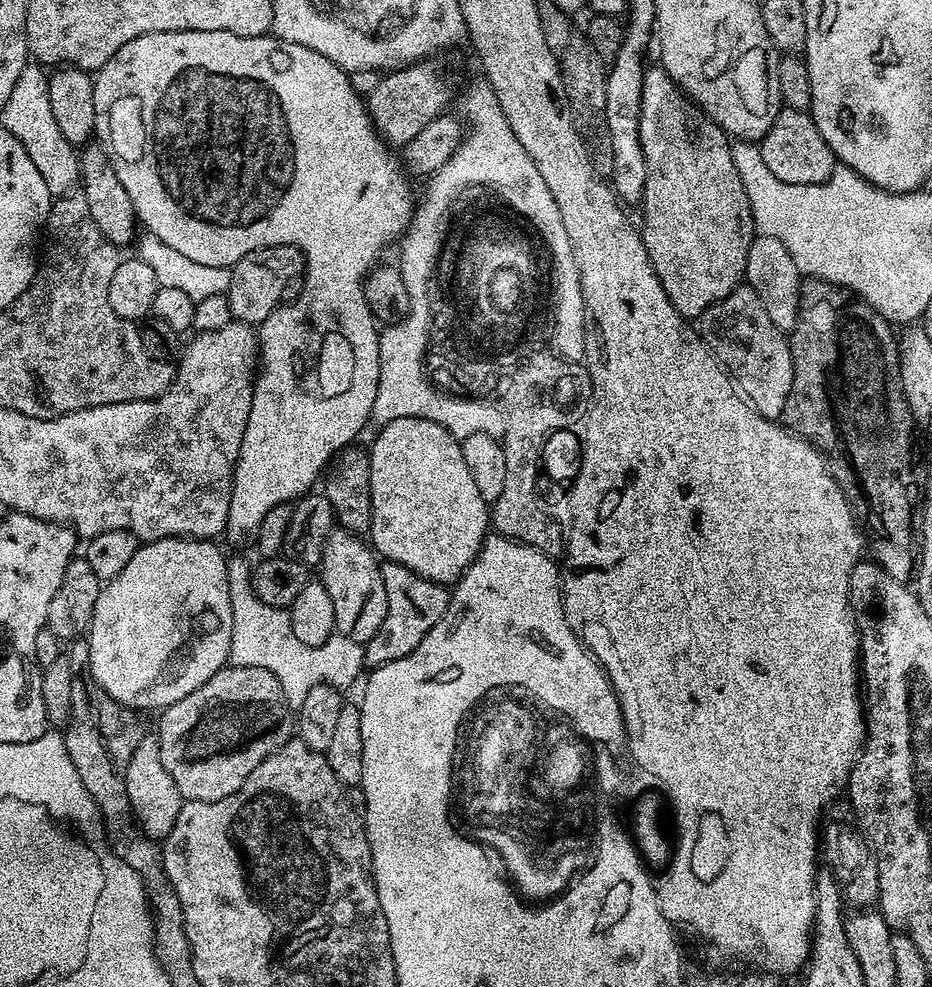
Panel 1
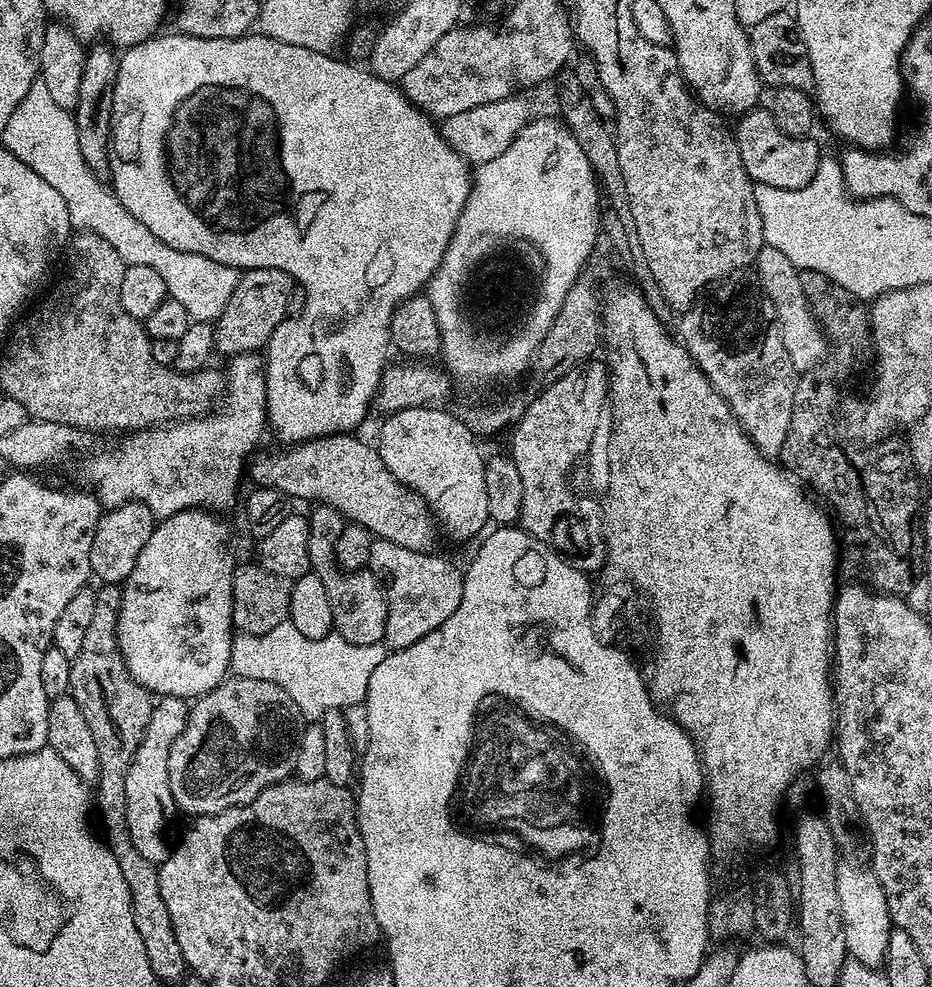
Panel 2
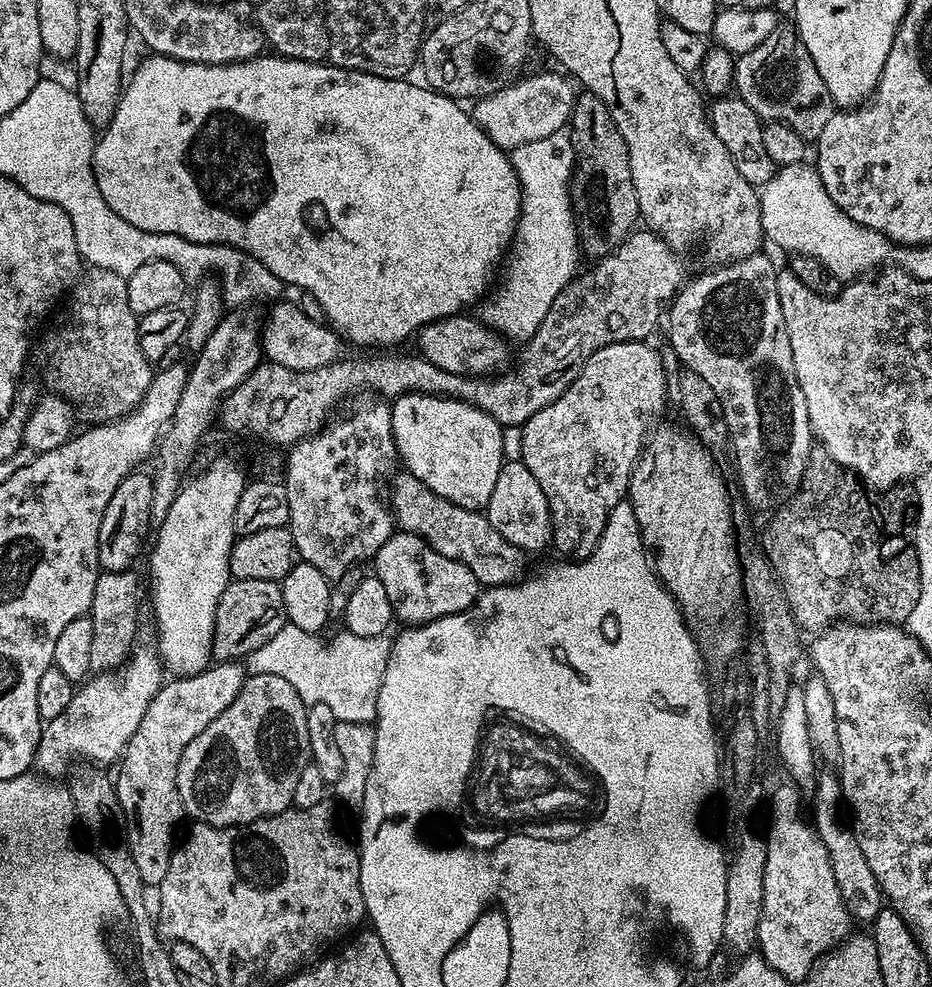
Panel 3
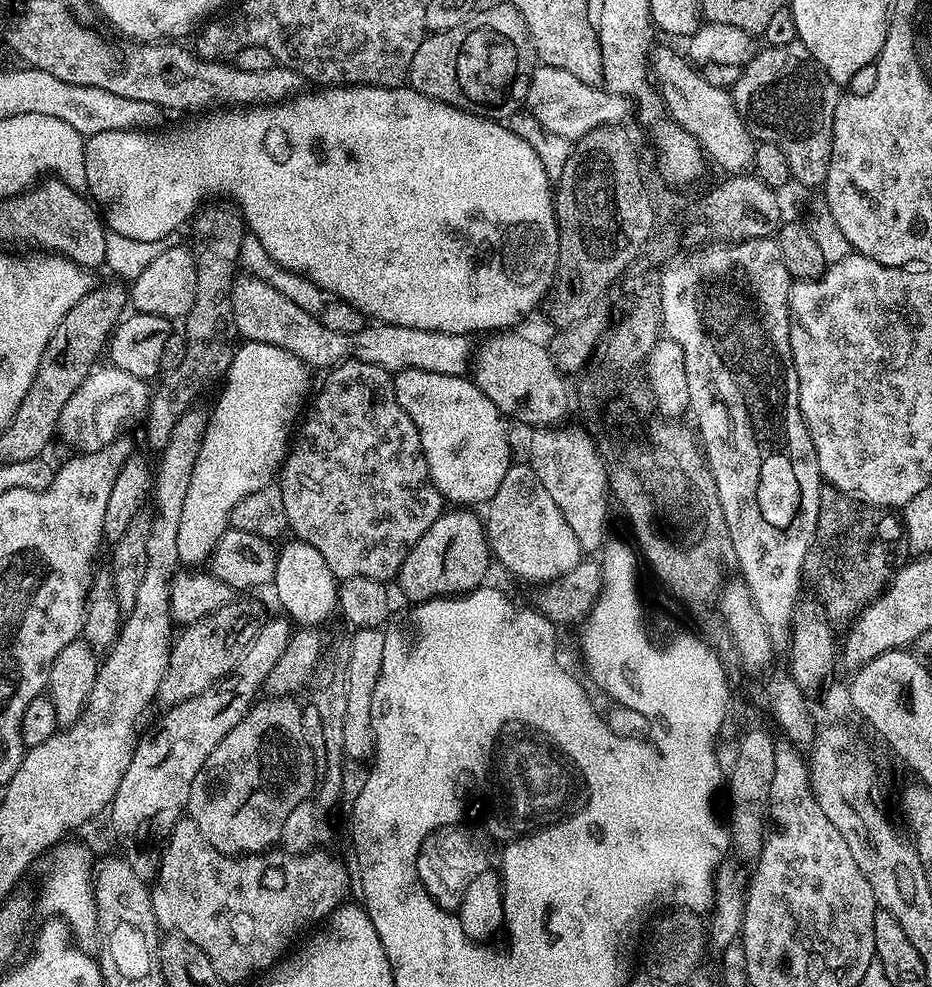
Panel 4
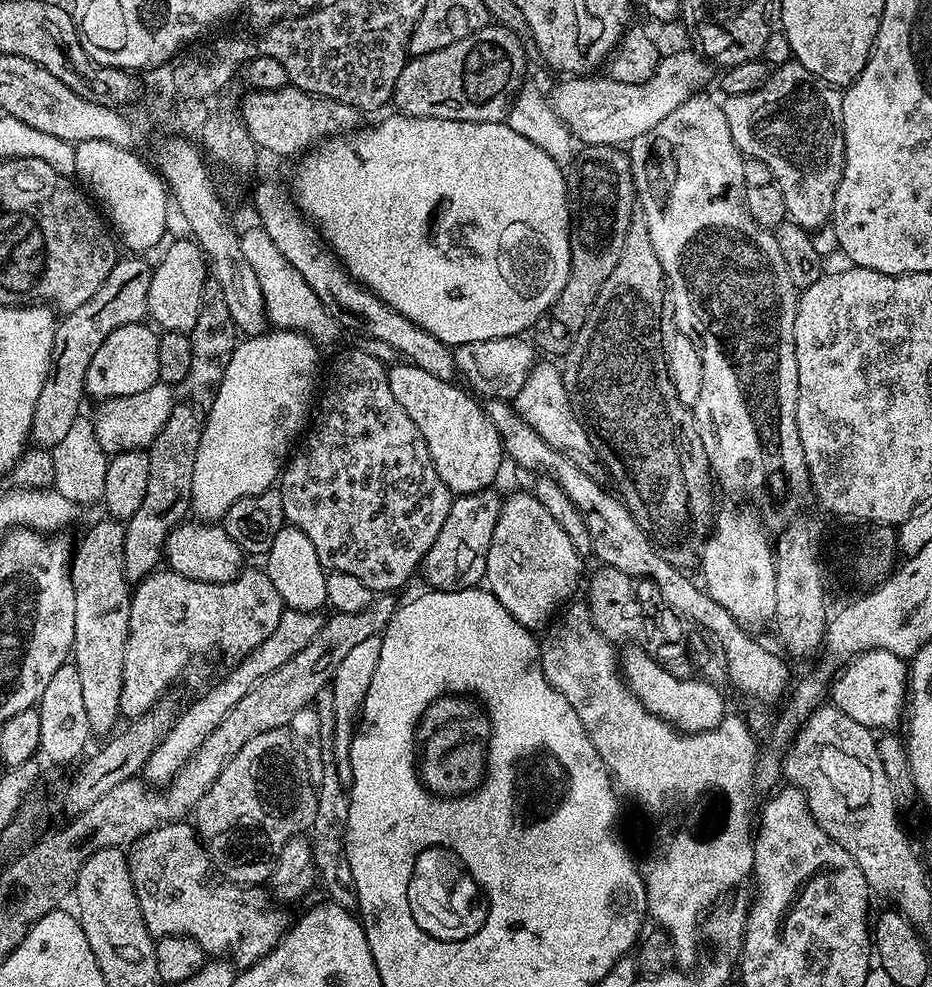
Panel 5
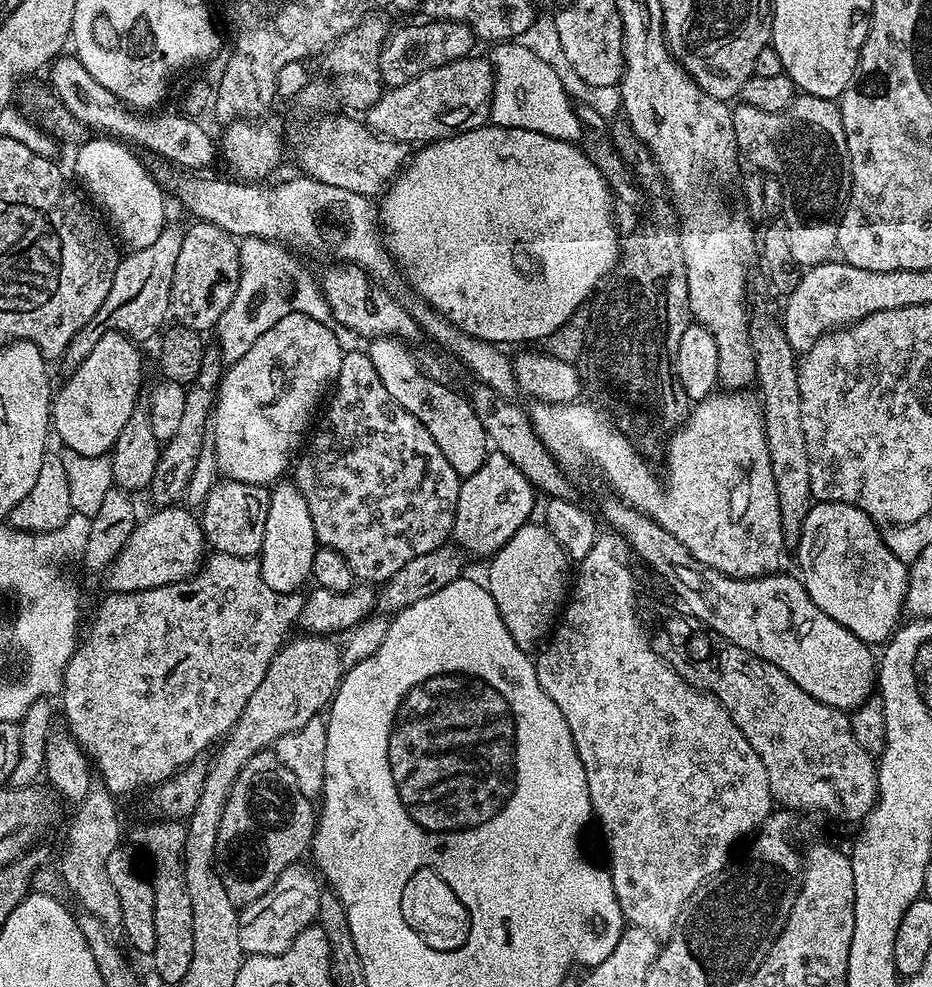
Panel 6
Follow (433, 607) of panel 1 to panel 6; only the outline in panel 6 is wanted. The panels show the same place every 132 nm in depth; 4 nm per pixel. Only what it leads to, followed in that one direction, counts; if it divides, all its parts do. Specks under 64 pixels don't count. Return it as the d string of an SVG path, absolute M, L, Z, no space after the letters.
M489 451L482 466L478 466L474 474L463 477L460 481L451 539L469 557L495 556L496 551L506 546L506 542L514 538L522 525L533 519L532 507L536 504L536 496L538 497L537 489L532 487L526 474L522 474L522 470L518 470L518 466L514 466L510 458L506 458L506 454Z

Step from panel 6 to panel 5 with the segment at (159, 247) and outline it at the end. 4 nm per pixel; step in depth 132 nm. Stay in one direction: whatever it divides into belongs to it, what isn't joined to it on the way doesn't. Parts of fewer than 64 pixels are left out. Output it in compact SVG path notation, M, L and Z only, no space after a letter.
M144 258L128 259L132 260L117 259L106 282L98 286L98 294L94 294L90 302L82 302L78 310L67 313L57 323L48 381L42 386L42 394L38 394L38 403L34 406L30 440L37 448L51 450L58 445L81 415L80 403L86 400L86 370L90 370L90 358L98 354L98 346L102 346L102 342L106 342L106 338L110 338L118 326L139 324L148 316L153 265Z

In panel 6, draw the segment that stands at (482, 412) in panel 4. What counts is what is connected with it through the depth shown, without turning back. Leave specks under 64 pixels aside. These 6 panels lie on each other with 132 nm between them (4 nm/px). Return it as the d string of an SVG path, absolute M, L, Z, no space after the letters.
M378 336L369 344L372 345L367 345L368 357L374 362L374 370L378 370L378 378L382 378L382 386L386 386L390 398L430 430L430 438L438 442L438 450L446 454L446 462L454 466L458 475L463 478L474 474L489 454L490 441L482 422L478 422L478 414L474 414L471 399L467 395L459 396L452 386L439 384L425 374L421 361L412 357L408 349L411 347L405 341L394 336Z

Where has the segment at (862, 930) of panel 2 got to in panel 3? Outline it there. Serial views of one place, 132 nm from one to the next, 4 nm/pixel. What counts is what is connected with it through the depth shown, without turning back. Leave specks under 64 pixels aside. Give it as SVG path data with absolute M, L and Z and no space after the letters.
M821 771L816 777L814 795L816 797L812 800L811 819L814 821L814 829L820 837L822 846L826 846L826 854L830 858L830 866L834 870L834 882L838 882L842 902L853 921L871 922L880 913L882 893L879 882L874 878L874 870L870 870L870 862L866 862L866 854L862 854L862 846L858 842L855 831L849 825L847 828L846 825L840 824L842 793L839 775L835 771Z

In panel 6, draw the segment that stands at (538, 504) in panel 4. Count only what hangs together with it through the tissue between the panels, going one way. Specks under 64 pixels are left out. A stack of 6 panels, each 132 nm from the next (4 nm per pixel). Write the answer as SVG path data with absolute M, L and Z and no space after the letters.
M529 522L517 530L514 538L506 542L506 546L496 551L489 564L492 565L488 568L486 587L498 606L498 614L502 614L502 622L506 622L506 630L510 630L514 642L518 642L522 651L531 653L532 648L539 649L545 643L549 633L553 631L566 603L566 593L570 588L568 555L562 550L562 546L558 546L558 542L554 542L554 534L550 534L550 530L544 527L543 523Z

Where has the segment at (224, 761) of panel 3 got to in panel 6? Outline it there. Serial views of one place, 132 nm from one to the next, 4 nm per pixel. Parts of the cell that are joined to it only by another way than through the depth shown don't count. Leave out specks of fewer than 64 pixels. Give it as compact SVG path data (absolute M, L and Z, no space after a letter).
M265 750L250 758L230 790L228 801L222 810L222 822L218 826L216 863L226 886L226 894L230 894L230 902L243 906L262 898L262 894L266 894L266 890L274 886L282 870L297 863L301 859L300 855L309 851L317 815L313 801L306 794L302 794L302 790L298 790L294 774L290 774L290 770L282 766L275 751Z

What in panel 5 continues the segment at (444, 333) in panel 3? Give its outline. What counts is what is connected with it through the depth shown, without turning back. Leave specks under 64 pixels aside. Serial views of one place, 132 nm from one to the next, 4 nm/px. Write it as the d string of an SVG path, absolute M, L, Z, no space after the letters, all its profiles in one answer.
M540 362L532 369L522 390L518 390L514 401L515 410L523 420L530 422L530 426L534 426L534 430L538 430L538 438L542 438L542 442L546 442L554 450L558 450L563 456L570 458L570 462L574 462L574 466L578 466L578 470L582 470L582 474L590 474L590 478L601 482L607 481L609 474L604 469L600 456L594 450L582 422L570 406L563 371L557 365L555 368L552 364L555 363Z

